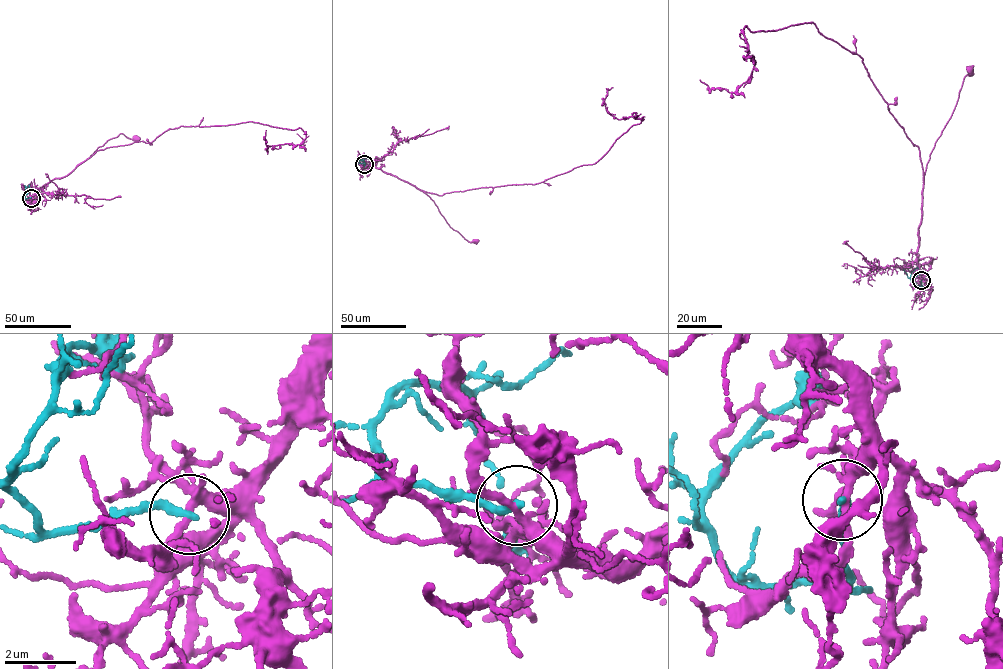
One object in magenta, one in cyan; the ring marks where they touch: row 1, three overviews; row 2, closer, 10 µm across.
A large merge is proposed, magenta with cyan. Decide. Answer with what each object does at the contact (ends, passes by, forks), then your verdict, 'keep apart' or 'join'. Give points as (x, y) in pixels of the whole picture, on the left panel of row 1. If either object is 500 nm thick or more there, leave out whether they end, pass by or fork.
magenta forks | cyan ends | keep apart

